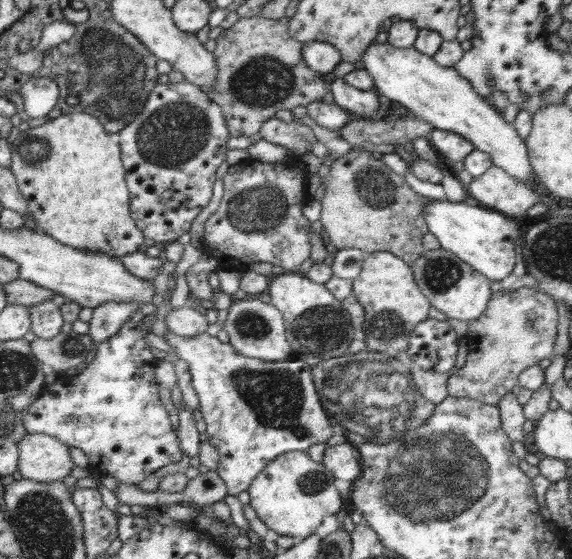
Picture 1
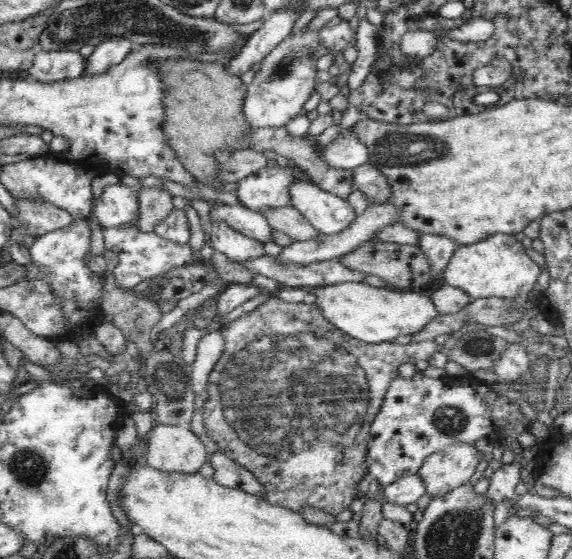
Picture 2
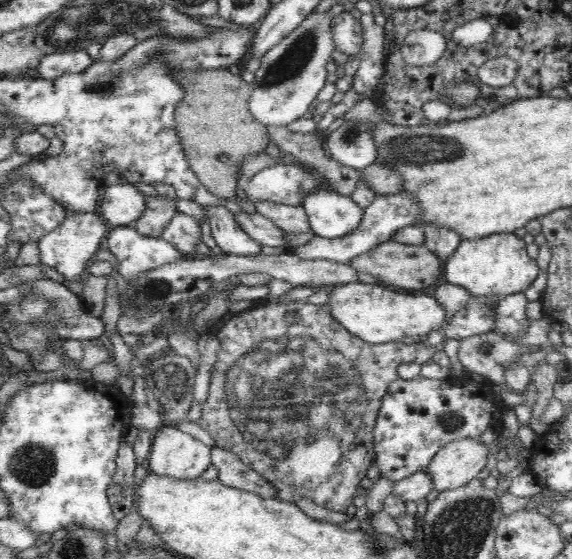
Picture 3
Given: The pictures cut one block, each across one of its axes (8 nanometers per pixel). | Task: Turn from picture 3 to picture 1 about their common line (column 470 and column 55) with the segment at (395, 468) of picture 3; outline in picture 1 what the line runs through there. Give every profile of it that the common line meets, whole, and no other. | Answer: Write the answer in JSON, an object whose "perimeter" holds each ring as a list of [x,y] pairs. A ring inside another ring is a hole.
{"perimeter":[[[141,310],[134,312],[118,332],[97,345],[92,361],[84,370],[74,376],[67,375],[65,371],[56,373],[54,383],[36,394],[34,402],[22,412],[16,413],[11,405],[6,404],[1,414],[10,413],[14,418],[20,415],[29,433],[53,436],[68,447],[80,448],[96,472],[106,472],[120,483],[137,485],[159,468],[178,463],[182,458],[178,432],[172,427],[168,412],[158,397],[160,386],[155,378],[158,360],[146,343],[146,335],[151,332],[151,328],[143,325],[144,317]]]}

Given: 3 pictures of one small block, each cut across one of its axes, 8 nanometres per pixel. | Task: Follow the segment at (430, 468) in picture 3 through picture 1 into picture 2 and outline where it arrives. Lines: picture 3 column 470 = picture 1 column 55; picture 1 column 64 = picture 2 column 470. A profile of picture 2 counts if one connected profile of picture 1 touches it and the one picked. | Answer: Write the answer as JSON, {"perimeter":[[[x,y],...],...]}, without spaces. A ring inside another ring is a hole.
{"perimeter":[[[456,442],[427,456],[417,475],[426,485],[425,493],[436,498],[466,484],[479,462],[474,443]]]}

